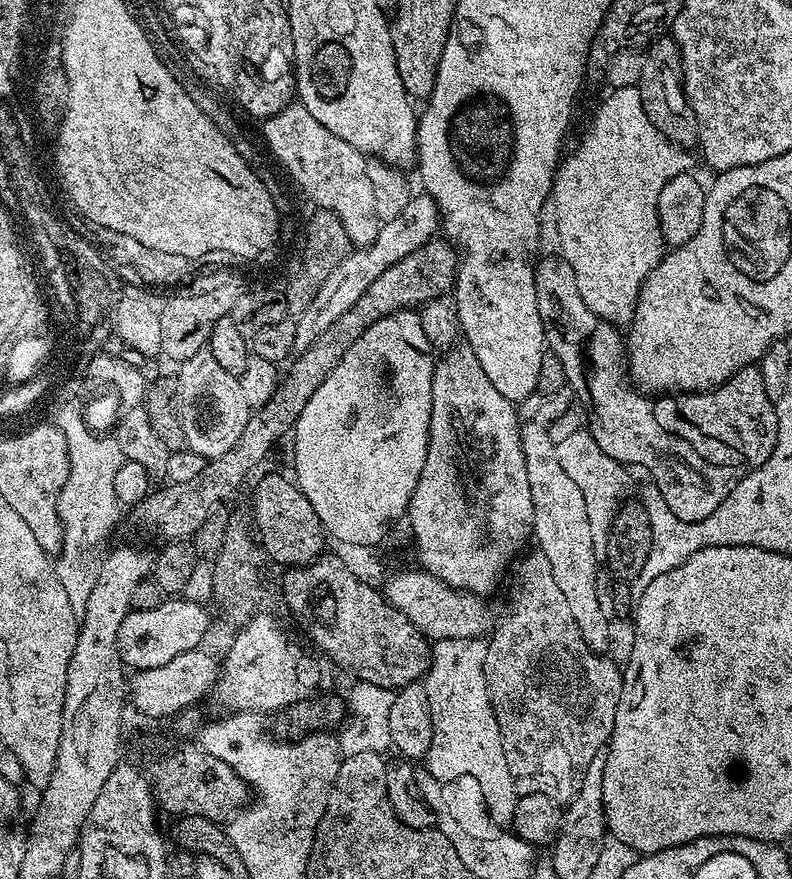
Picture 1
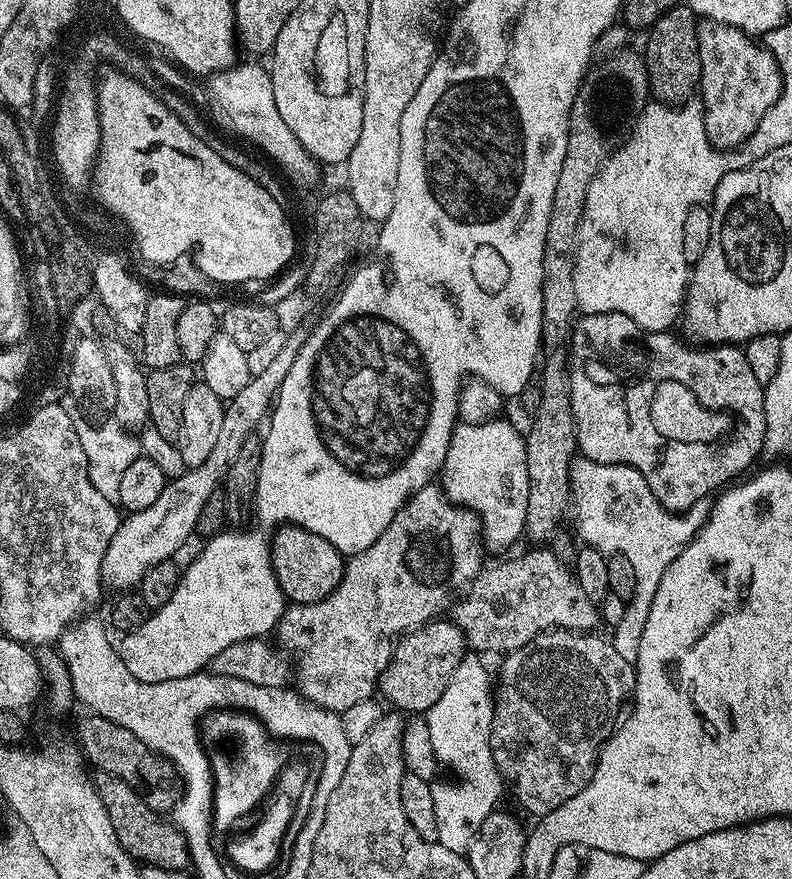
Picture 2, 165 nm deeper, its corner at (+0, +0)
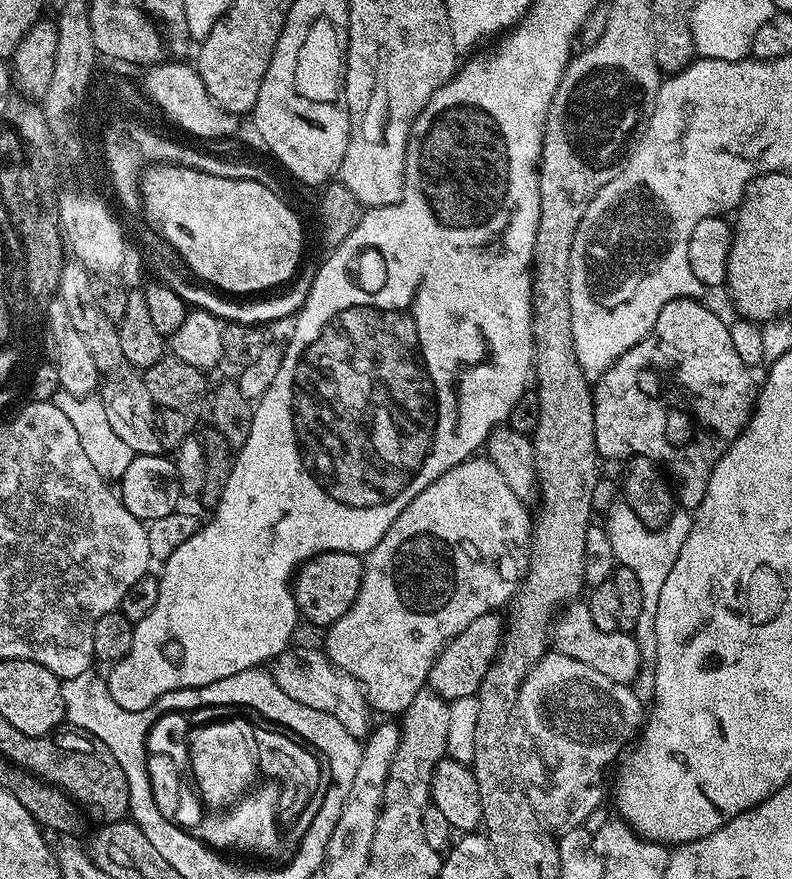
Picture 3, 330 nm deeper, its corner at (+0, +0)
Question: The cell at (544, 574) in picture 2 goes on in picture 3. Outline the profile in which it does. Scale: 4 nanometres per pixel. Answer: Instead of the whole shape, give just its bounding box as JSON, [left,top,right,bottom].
[550,602,640,685]

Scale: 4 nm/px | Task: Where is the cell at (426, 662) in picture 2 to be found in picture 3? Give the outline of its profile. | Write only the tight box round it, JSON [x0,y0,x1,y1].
[428,612,506,702]

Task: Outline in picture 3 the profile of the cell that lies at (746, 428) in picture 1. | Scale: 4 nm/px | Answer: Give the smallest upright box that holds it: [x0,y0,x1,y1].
[592,296,754,510]

